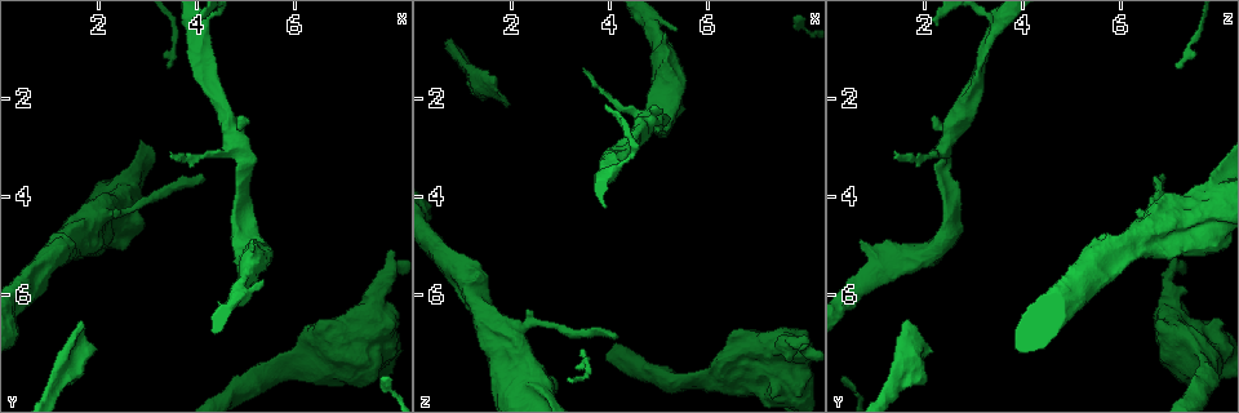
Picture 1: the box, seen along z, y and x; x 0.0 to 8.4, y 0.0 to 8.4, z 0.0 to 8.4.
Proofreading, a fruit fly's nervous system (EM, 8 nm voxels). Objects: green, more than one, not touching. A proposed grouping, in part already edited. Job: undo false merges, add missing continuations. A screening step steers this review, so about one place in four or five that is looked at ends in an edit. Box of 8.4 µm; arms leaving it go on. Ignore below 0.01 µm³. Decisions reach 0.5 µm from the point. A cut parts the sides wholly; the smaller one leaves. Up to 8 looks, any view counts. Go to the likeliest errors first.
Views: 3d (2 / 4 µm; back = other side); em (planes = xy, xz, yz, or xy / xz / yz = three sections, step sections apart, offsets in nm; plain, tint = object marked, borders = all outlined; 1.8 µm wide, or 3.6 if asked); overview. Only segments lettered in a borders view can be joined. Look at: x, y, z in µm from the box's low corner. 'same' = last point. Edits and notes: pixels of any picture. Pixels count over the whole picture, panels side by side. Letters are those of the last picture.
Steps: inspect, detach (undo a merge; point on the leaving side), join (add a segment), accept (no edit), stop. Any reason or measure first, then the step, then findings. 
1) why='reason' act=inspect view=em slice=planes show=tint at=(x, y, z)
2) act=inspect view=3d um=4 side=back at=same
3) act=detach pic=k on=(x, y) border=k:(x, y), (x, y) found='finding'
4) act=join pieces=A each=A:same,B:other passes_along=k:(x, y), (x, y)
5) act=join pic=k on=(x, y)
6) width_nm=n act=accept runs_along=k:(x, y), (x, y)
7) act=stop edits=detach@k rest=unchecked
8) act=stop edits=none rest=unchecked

why='abrupt turn' act=inspect view=em um=3.6 slice=planes show=borders at=(7.65, 6.05, 6.95)

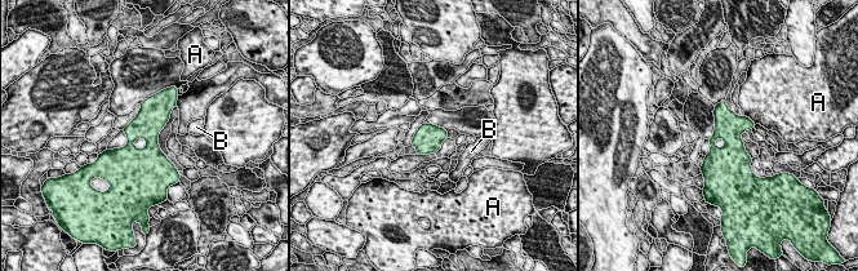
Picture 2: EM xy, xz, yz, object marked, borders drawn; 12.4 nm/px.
act=accept each=A:other,B:other border=2:(745, 115), (755, 124) found='one neuron here'

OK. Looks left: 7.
act=inspect view=em slice=planes show=borders at=(4.15, 3.60, 6.80)

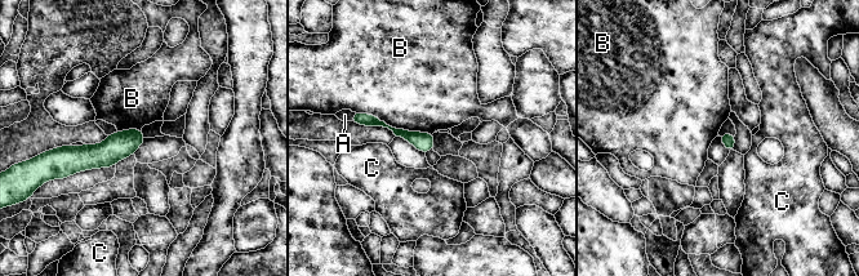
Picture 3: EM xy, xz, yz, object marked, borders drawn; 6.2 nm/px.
act=accept each=A:other,B:other,C:other found='none of them fits'

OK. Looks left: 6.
why='free end' act=inspect view=em slice=planes show=plain at=(5.40, 5.75, 0.65)

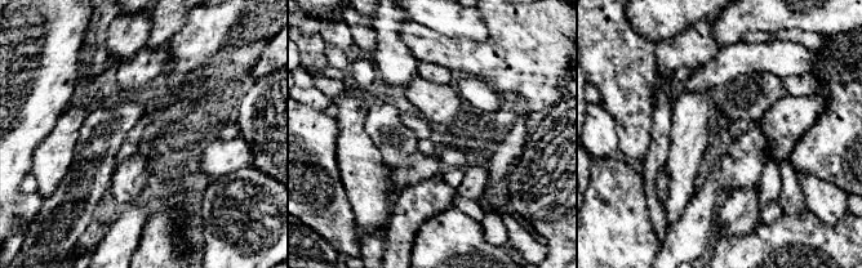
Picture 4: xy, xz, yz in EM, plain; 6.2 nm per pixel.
why='see the neighbours' act=inspect view=em slice=planes show=borders at=same

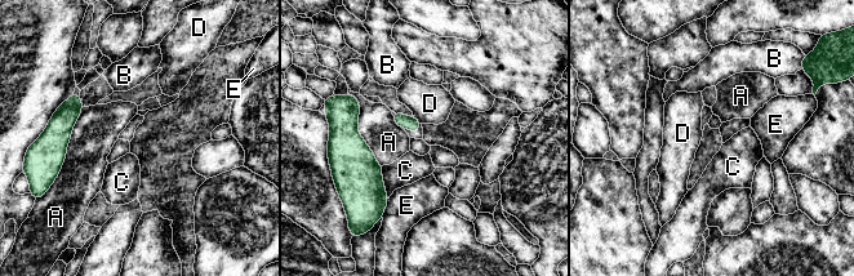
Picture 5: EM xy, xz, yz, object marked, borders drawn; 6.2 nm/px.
act=accept each=A:other,B:other,C:other,D:other,E:other border=5:(348, 93), (382, 165) found='no lettered segment goes on from it'

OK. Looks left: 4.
act=stop edits=none rest=unchecked

